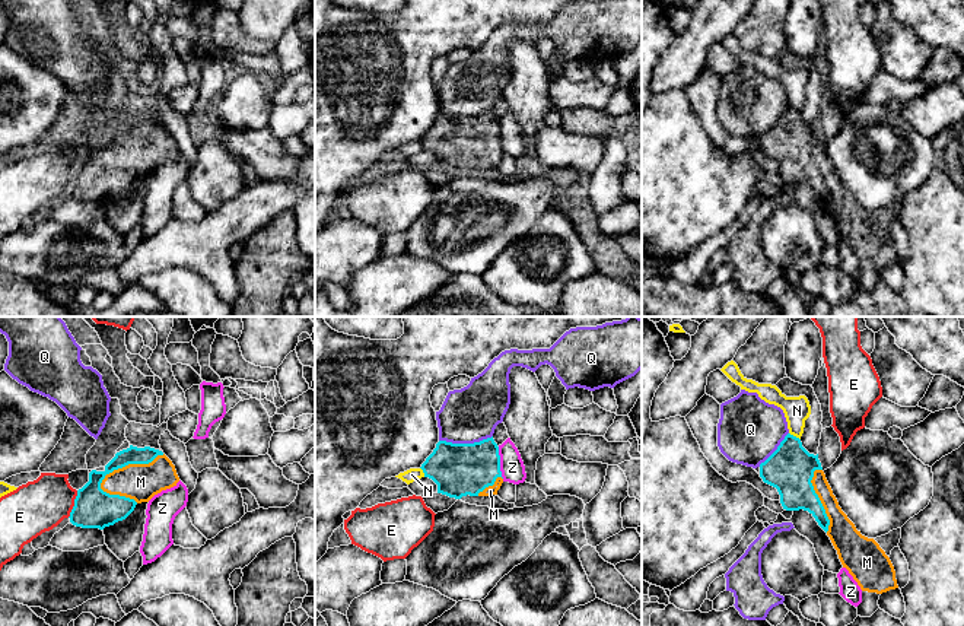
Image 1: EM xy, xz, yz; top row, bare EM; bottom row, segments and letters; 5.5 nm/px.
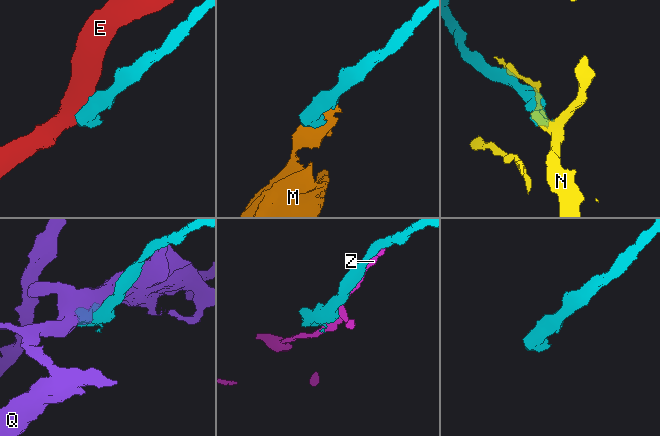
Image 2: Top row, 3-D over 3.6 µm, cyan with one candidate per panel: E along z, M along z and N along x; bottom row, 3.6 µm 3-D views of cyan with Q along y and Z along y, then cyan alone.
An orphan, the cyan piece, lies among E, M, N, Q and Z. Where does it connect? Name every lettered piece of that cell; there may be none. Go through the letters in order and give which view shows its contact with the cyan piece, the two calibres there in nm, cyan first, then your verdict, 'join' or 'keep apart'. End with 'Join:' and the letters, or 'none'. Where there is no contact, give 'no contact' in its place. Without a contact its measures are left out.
E: contact in xy; calibres 220 and 280 nm; keep apart
M: contact in xy; calibres 130 and 200 nm; join
N: contact in yz; calibres 260 and 150 nm; keep apart
Q: contact in xz; calibres 280 and 300 nm; keep apart
Z: contact in xz; calibres 280 and 130 nm; keep apart
Join: M

